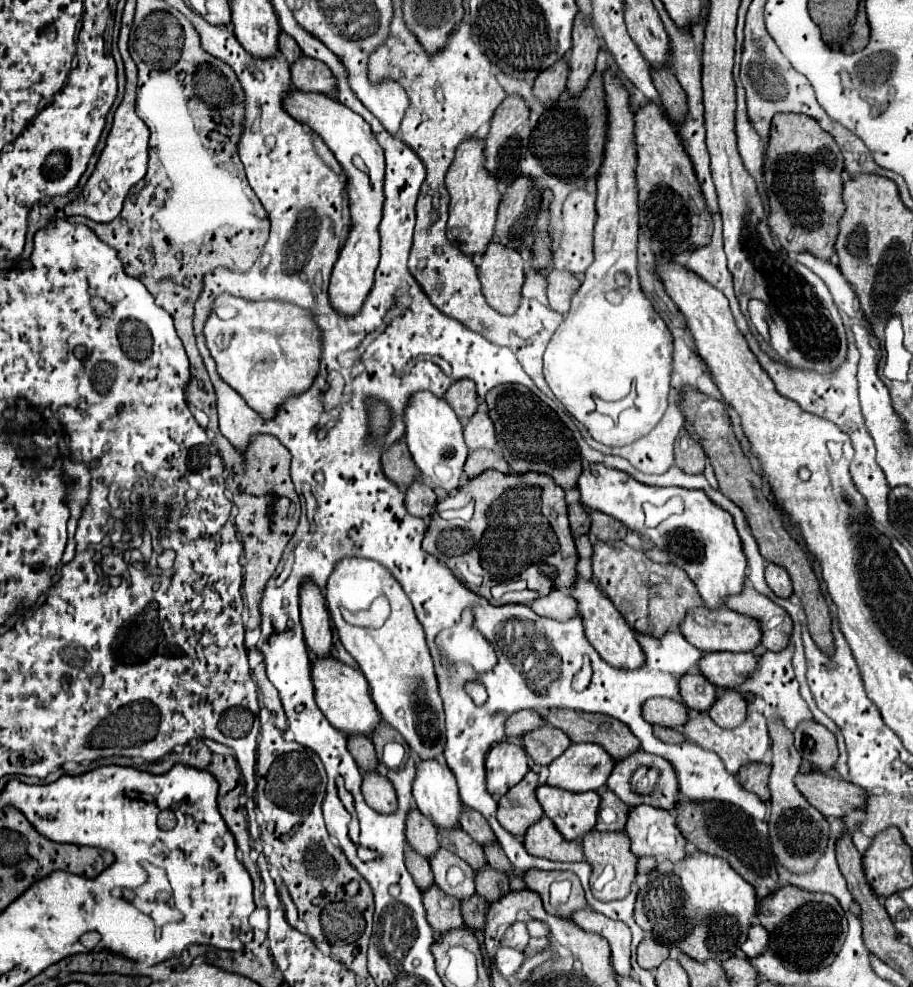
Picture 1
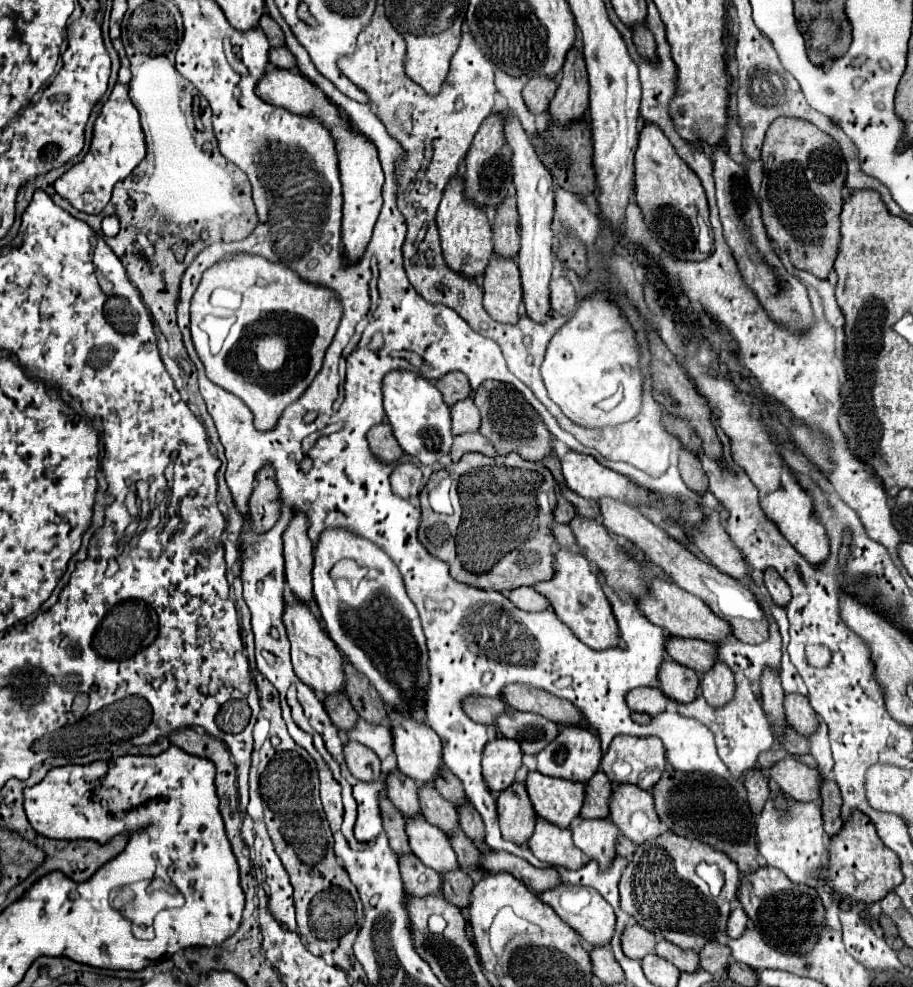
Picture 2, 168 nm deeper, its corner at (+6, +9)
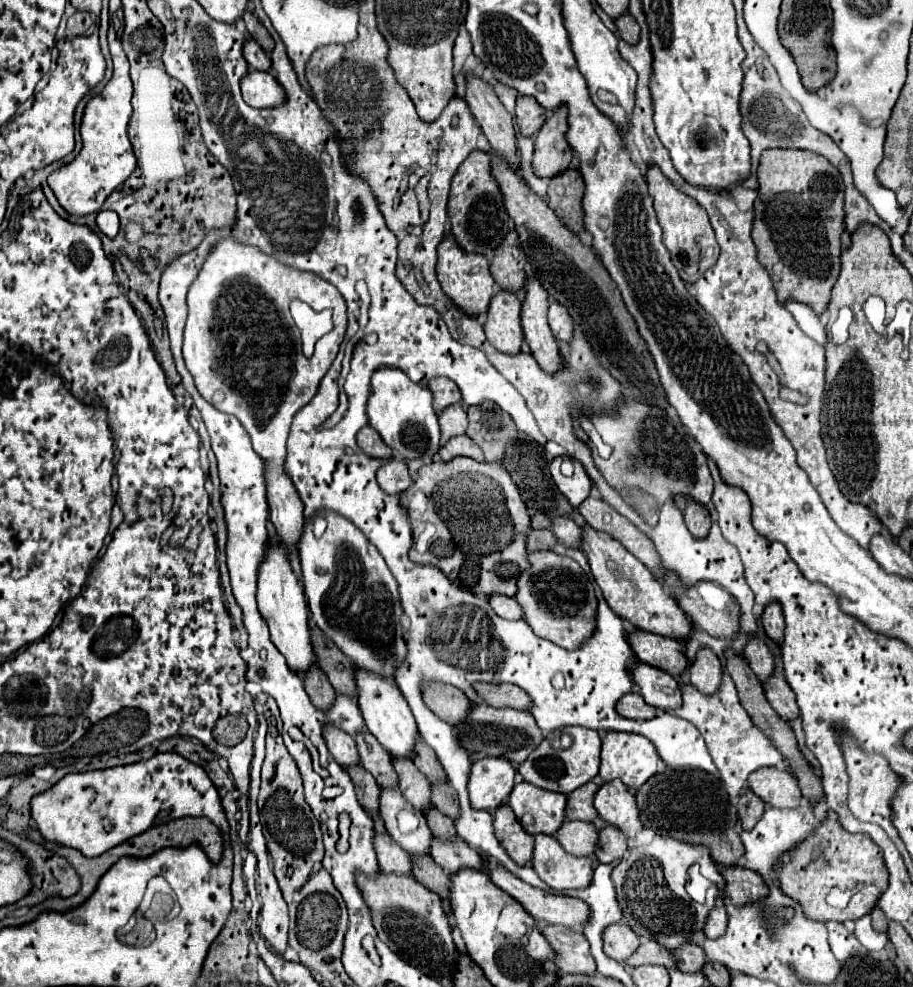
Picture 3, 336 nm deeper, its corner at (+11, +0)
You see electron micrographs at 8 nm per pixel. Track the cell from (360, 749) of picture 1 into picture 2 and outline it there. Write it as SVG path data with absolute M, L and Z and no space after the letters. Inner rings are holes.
M345 694L329 696L325 700L325 710L339 730L353 730L355 728L359 716L357 716L357 712L353 712L353 706Z

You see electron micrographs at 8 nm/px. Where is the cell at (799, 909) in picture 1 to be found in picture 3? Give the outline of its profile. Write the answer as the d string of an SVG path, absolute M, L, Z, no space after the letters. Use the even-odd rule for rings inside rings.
M724 867L720 871L720 875L726 881L722 899L726 905L732 907L742 907L748 901L758 901L764 897L764 893L768 895L768 887L766 883L760 879L758 873L750 871L750 869L742 869L742 867Z

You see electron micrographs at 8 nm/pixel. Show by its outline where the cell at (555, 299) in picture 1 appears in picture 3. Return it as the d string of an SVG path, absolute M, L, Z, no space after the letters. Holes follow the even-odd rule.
M552 301L550 311L548 311L548 321L550 321L550 329L558 341L564 341L564 343L572 341L574 325L572 325L572 319L570 319L568 311L564 309L564 305Z

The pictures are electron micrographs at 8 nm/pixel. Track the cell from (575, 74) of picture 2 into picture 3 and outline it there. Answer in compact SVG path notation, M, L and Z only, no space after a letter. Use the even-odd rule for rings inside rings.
M556 109L534 139L532 169L536 177L556 177L572 163L572 151L566 143L566 109Z

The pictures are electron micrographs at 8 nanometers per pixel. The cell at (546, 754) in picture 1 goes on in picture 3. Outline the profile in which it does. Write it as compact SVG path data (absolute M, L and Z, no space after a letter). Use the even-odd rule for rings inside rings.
M476 703L468 709L468 717L464 723L456 725L460 747L464 747L468 753L474 755L492 755L492 757L504 757L512 763L522 763L544 739L540 727L536 725L534 717L528 711L518 709L494 709L486 703Z

